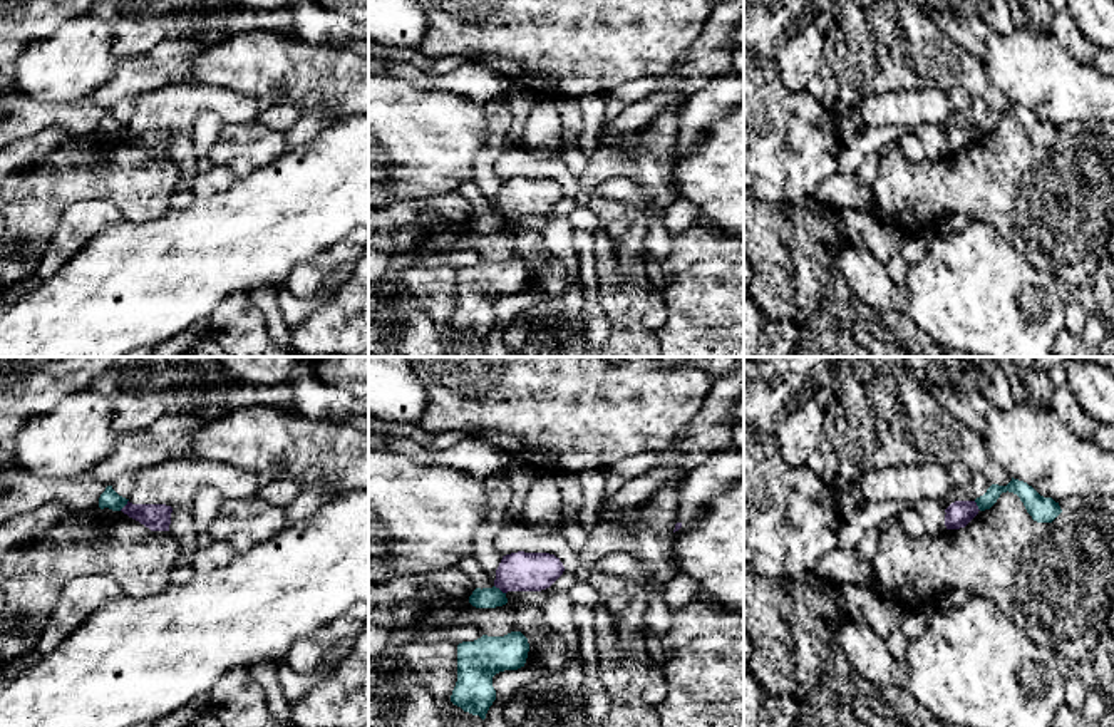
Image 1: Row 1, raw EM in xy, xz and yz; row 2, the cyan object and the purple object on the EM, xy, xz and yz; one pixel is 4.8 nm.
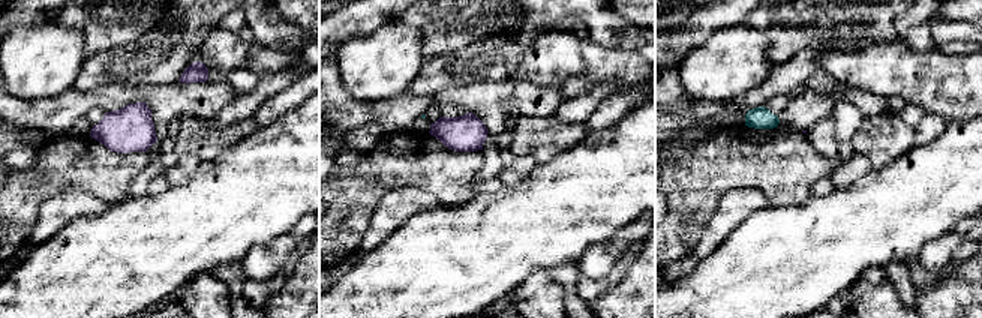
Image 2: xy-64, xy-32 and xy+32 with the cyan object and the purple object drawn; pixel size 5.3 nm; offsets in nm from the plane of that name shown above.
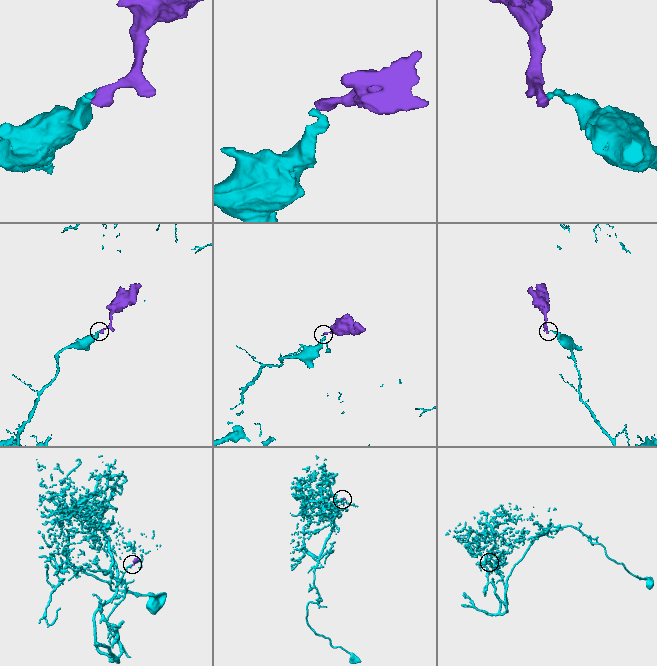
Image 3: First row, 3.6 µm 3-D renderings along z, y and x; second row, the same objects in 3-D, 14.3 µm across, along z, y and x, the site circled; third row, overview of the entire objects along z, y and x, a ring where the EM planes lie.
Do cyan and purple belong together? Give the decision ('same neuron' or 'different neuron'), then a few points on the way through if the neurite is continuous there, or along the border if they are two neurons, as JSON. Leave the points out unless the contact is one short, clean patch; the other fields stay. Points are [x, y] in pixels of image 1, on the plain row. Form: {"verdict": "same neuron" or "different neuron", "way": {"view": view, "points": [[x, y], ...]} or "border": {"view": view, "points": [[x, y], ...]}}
{"verdict": "different neuron", "border": {"view": "xz", "points": [[495, 210], [505, 218]]}}

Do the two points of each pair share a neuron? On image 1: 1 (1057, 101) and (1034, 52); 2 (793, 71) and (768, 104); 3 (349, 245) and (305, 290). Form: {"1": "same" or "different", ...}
{"1": "same", "2": "different", "3": "same"}

